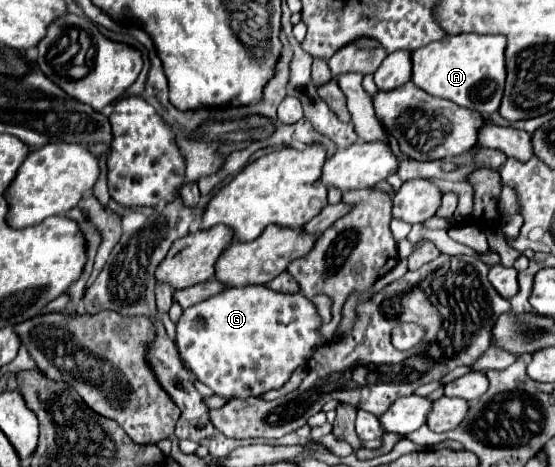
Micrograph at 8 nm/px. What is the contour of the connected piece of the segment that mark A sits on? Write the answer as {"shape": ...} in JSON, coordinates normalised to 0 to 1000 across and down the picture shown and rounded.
{"shape":[[[823,73],[802,77],[744,111],[744,176],[773,197],[777,206],[813,214],[827,227],[849,231],[870,248],[885,248],[899,236],[910,193],[910,103],[914,81],[906,77],[867,77],[867,73]]]}

